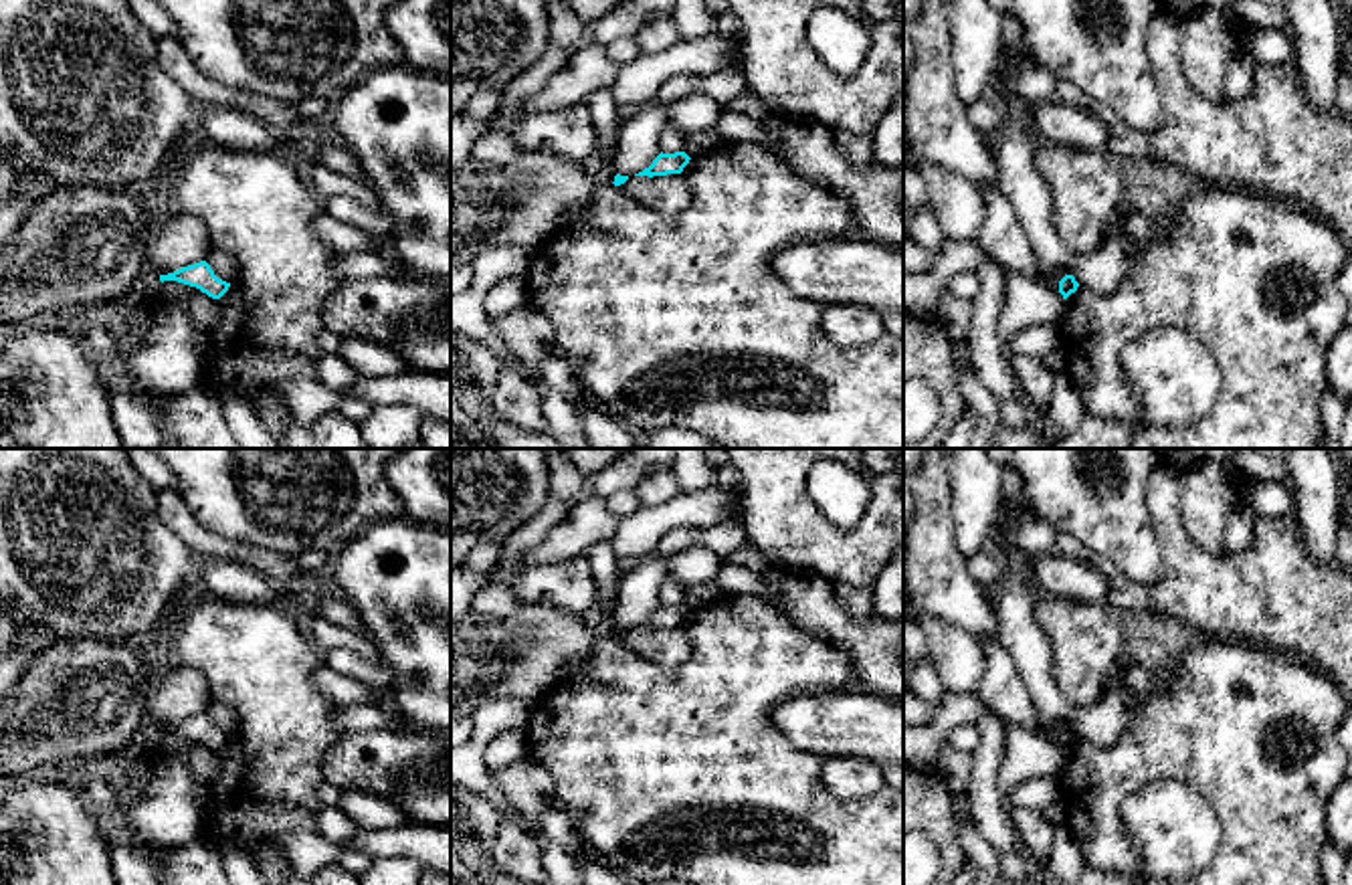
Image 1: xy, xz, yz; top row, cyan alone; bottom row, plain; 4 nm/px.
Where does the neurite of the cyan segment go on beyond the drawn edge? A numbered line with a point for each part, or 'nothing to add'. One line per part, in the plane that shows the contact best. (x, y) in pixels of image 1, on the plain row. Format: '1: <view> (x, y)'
nothing to add

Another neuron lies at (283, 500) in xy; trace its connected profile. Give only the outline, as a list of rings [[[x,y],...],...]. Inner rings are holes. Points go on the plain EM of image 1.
[[[150,449],[158,457],[162,457],[174,471],[178,479],[178,493],[184,499],[190,513],[196,521],[234,542],[251,544],[259,550],[269,550],[281,556],[295,558],[303,550],[321,550],[329,556],[335,556],[352,537],[368,529],[374,521],[386,517],[404,517],[404,505],[398,493],[390,487],[384,477],[384,467],[390,457],[400,453],[402,449]]]

